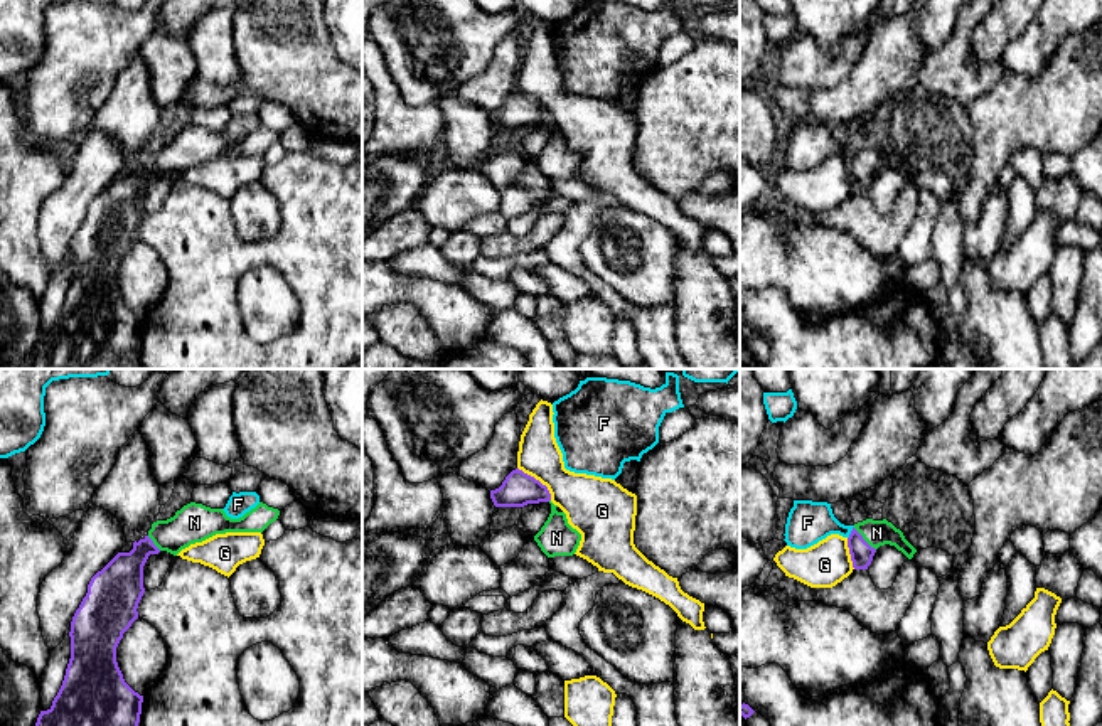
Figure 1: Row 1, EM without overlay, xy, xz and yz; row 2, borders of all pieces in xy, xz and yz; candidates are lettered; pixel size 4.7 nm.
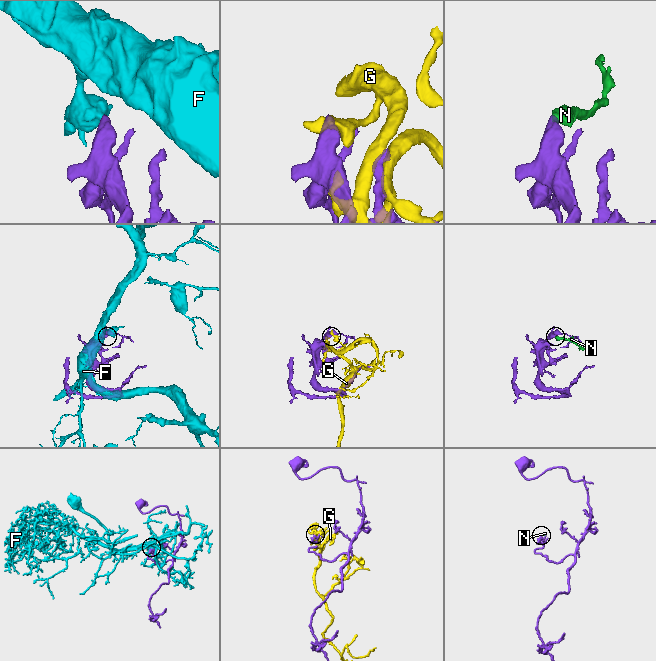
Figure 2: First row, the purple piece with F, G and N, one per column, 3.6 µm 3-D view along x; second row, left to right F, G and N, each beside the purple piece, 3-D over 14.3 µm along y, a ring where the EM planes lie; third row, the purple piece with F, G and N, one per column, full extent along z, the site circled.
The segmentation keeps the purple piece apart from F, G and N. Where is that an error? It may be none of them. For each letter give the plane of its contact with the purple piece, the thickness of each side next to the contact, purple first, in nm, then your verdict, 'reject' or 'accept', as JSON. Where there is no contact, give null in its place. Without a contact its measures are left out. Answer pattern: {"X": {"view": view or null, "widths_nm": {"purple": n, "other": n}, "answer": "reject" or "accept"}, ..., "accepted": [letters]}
{"F": {"view": "yz", "widths_nm": {"purple": 110, "other": 200}, "answer": "reject"}, "G": {"view": "xz", "widths_nm": {"purple": 160, "other": 240}, "answer": "reject"}, "N": {"view": "yz", "widths_nm": {"purple": 110, "other": 130}, "answer": "accept"}, "accepted": ["N"]}

